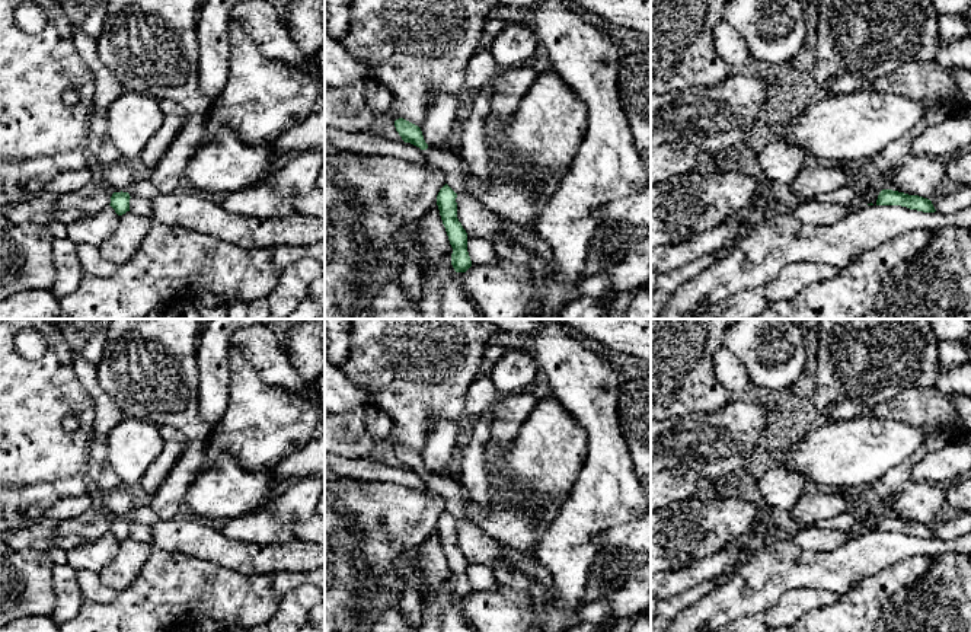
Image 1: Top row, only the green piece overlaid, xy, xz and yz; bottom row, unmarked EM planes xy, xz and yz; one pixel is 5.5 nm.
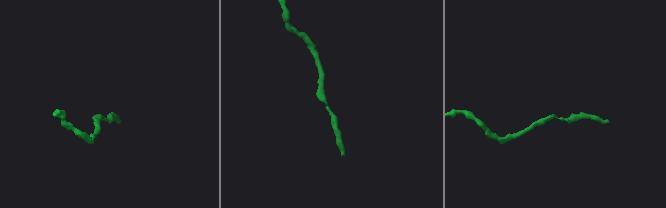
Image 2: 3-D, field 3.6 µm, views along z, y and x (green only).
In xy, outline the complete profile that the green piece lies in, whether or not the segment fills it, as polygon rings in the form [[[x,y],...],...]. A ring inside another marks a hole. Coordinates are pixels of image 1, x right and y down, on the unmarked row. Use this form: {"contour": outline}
{"contour": [[[114,518],[111,523],[111,533],[115,536],[118,542],[130,537],[130,520],[128,518]]]}

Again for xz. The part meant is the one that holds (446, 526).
{"contour": [[[445,510],[438,521],[437,532],[453,574],[451,591],[456,599],[466,599],[472,593],[467,578],[467,559],[457,545],[457,520]]]}

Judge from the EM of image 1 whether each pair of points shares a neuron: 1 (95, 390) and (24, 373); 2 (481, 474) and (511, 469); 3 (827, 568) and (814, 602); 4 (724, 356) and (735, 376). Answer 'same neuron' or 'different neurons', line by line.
1: different neurons
2: different neurons
3: different neurons
4: same neuron

